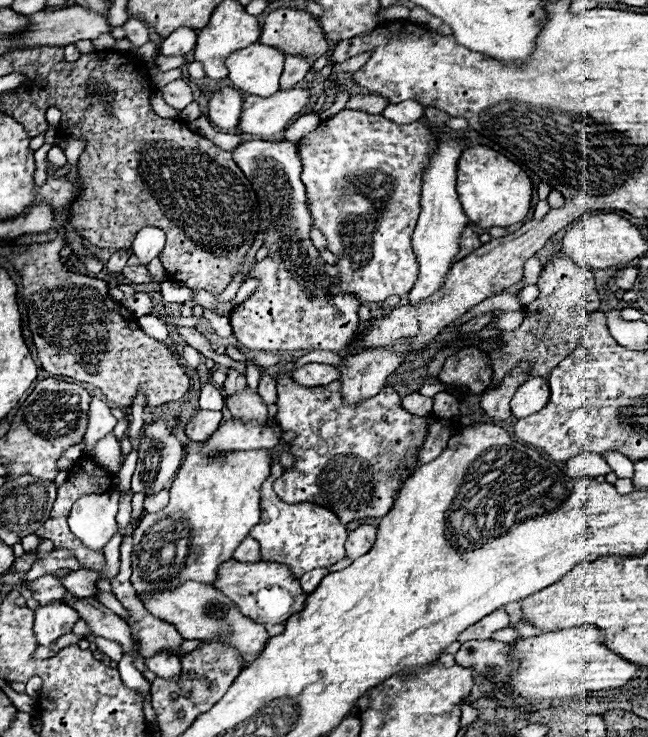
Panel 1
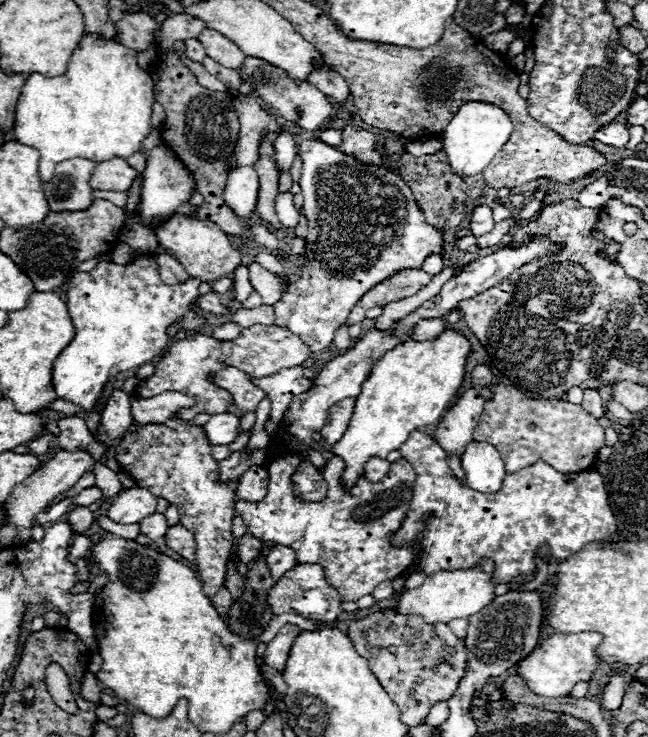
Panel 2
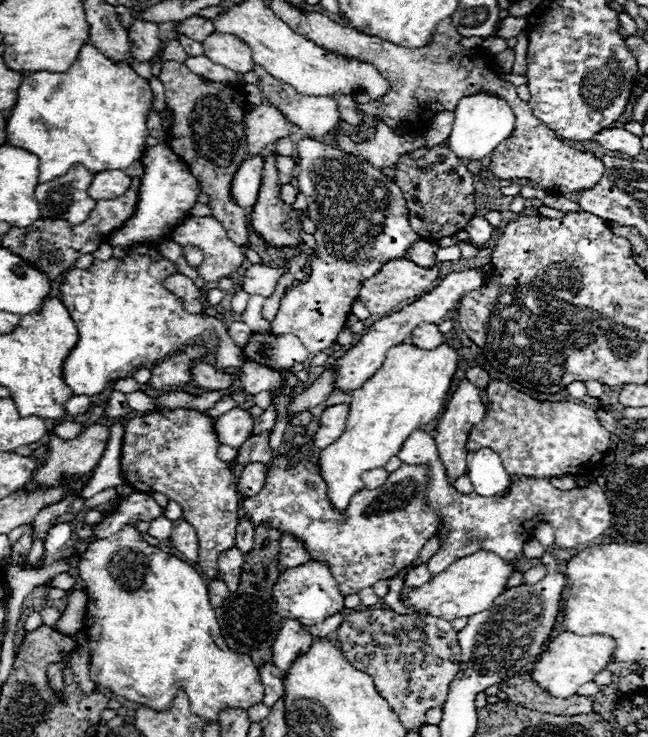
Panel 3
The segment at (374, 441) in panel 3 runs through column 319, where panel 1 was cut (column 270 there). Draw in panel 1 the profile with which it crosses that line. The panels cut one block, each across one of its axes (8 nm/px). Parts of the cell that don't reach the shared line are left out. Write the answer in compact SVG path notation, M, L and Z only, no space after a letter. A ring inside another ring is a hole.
M178 420L173 424L173 433L187 447L188 454L170 486L168 506L144 516L134 532L130 582L138 596L154 588L176 588L186 580L214 584L218 566L232 560L236 546L248 536L250 528L260 522L260 486L268 478L272 464L268 450L238 452L206 460L200 454L204 442L191 441ZM182 550L186 554L178 560ZM166 558L170 560L166 562Z

